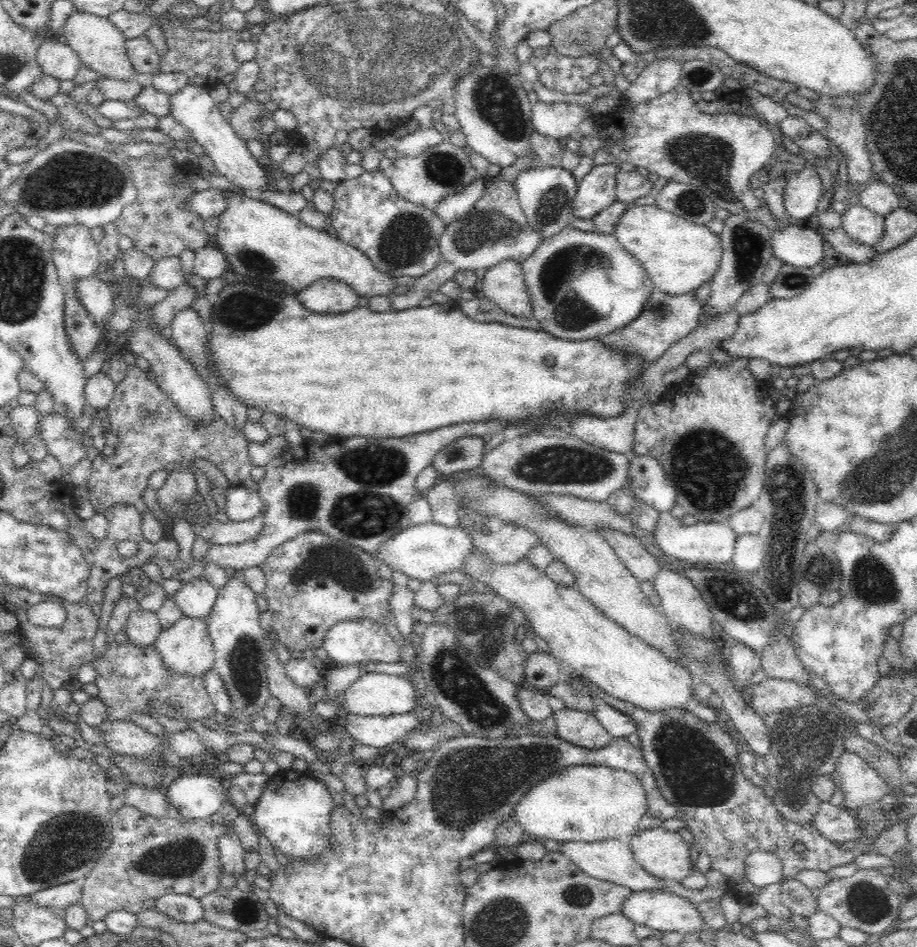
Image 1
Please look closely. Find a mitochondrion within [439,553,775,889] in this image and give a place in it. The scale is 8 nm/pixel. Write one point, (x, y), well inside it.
(696, 771)

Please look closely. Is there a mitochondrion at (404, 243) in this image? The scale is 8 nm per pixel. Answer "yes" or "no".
yes

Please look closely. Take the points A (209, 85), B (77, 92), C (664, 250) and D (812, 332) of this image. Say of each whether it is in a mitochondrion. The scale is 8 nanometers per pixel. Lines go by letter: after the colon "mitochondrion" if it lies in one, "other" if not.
A: other
B: other
C: other
D: other

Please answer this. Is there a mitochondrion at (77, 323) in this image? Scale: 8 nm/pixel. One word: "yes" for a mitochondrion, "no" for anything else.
yes

